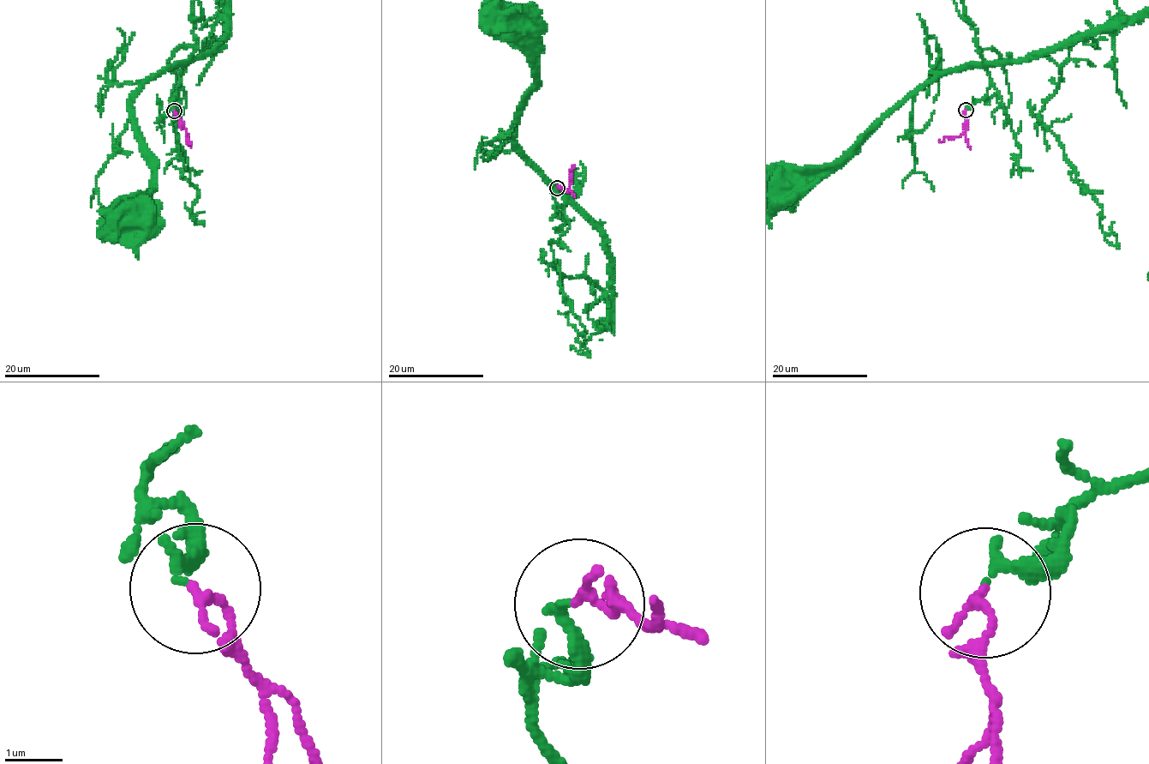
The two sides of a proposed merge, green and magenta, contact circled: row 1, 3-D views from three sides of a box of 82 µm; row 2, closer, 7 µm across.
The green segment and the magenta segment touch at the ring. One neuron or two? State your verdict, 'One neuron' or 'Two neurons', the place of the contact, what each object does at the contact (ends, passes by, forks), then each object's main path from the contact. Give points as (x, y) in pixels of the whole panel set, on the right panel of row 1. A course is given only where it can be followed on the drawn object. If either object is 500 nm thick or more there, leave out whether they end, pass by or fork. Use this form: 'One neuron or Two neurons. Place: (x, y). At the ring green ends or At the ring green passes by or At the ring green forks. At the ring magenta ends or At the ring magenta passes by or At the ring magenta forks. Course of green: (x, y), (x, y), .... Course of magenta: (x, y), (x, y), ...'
One neuron. Place: (966, 110). At the ring green ends. At the ring magenta ends. Course of green: (966, 110), (986, 94), (983, 67), (938, 76), (890, 108), (821, 173), (776, 177). Course of magenta: (966, 110), (965, 133), (938, 140)

